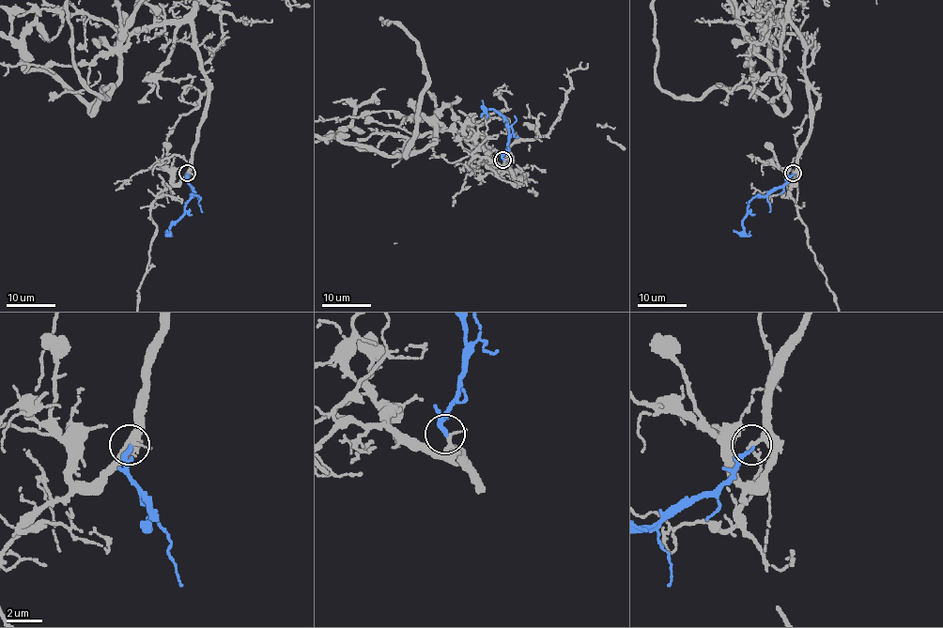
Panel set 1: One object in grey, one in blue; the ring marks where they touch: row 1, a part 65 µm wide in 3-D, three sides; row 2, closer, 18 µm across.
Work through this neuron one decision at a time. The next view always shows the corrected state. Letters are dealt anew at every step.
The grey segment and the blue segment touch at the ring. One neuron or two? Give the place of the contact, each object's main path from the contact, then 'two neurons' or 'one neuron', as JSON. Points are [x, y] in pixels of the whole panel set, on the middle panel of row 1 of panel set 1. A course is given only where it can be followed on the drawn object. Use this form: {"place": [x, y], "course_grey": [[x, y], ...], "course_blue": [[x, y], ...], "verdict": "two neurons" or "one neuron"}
{"place": [502, 160], "course_blue": [[503, 160], [502, 155], [508, 140], [508, 121], [492, 109], [485, 111], [486, 117]], "verdict": "one neuron"}

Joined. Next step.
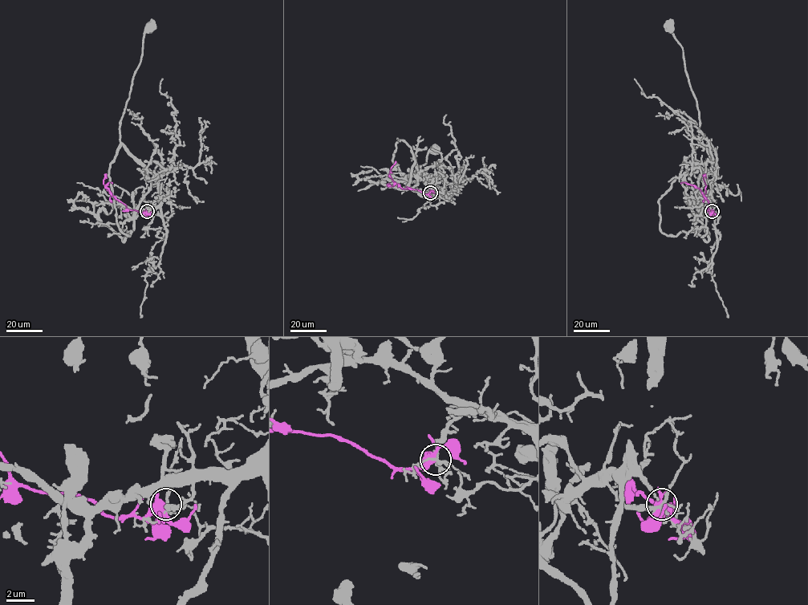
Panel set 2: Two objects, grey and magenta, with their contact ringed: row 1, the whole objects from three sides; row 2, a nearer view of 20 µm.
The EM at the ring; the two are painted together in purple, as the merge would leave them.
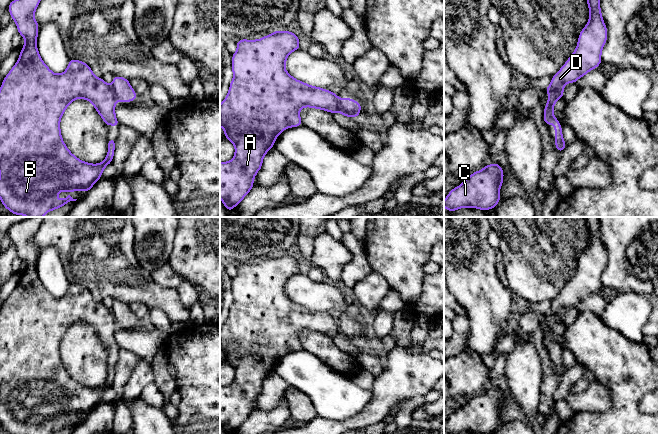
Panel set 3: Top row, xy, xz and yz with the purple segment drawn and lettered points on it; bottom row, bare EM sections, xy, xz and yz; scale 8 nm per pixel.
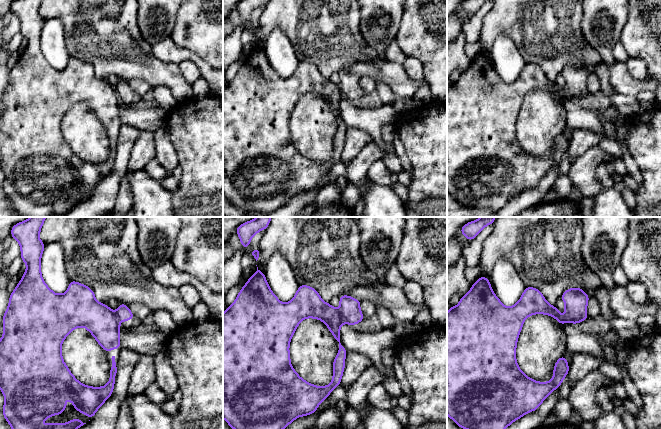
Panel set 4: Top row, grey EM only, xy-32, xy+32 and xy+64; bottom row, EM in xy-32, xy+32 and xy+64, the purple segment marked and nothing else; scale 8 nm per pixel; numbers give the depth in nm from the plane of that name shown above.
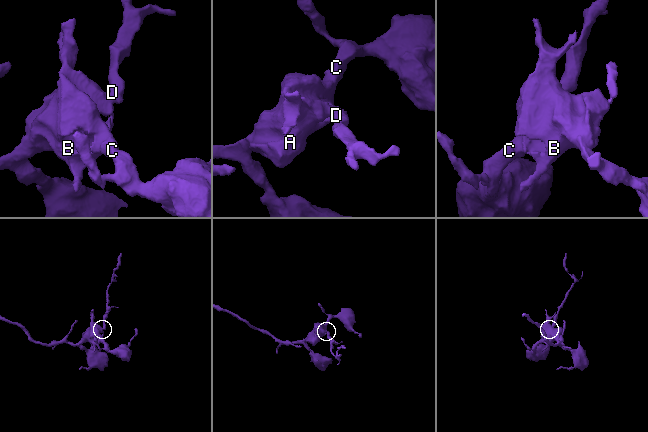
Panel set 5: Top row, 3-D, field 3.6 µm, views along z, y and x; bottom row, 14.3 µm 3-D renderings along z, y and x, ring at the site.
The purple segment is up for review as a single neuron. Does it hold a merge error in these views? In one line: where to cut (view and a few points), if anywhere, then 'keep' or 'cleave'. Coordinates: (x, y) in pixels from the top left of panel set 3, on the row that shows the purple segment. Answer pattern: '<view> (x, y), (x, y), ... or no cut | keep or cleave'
xy (110, 85), (117, 100) | cleave

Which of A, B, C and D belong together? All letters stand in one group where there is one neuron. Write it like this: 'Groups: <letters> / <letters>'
Groups: A B C / D

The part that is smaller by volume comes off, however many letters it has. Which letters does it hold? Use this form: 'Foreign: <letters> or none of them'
Foreign: D

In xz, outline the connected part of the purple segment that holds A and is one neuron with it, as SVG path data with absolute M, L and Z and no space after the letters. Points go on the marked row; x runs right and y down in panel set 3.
M275 31L258 40L237 41L237 51L232 55L233 80L228 94L220 105L220 126L225 135L235 146L235 156L229 162L220 163L220 199L228 211L239 204L254 186L253 179L261 169L264 155L274 147L277 136L285 129L302 125L299 111L303 107L312 107L339 112L339 98L329 90L314 87L296 80L285 69L288 55L300 49L299 38L289 31Z

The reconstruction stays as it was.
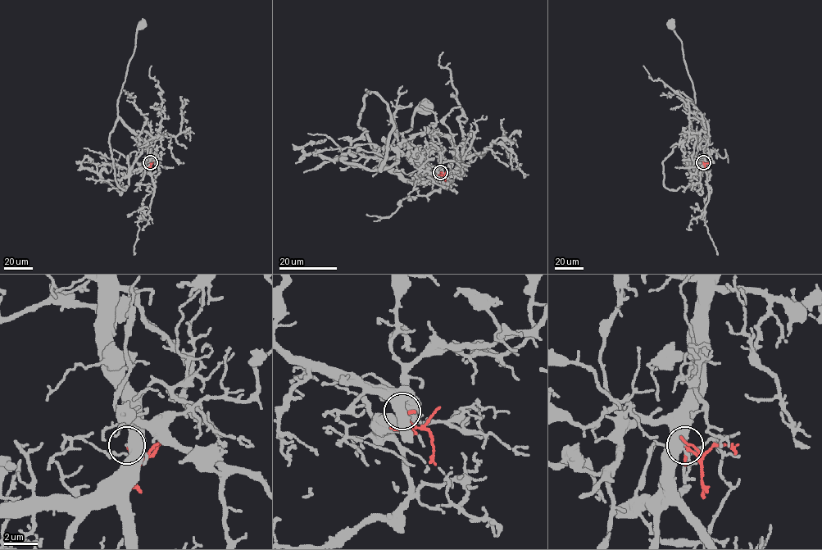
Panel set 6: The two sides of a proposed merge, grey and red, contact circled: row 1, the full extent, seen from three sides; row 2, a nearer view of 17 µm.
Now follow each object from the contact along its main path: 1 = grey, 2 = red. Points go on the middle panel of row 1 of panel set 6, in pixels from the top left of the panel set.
1: (440, 171), (430, 180), (404, 179), (375, 154), (380, 155), (411, 129), (413, 112), (424, 106)
2: (440, 171), (445, 177), (444, 181)

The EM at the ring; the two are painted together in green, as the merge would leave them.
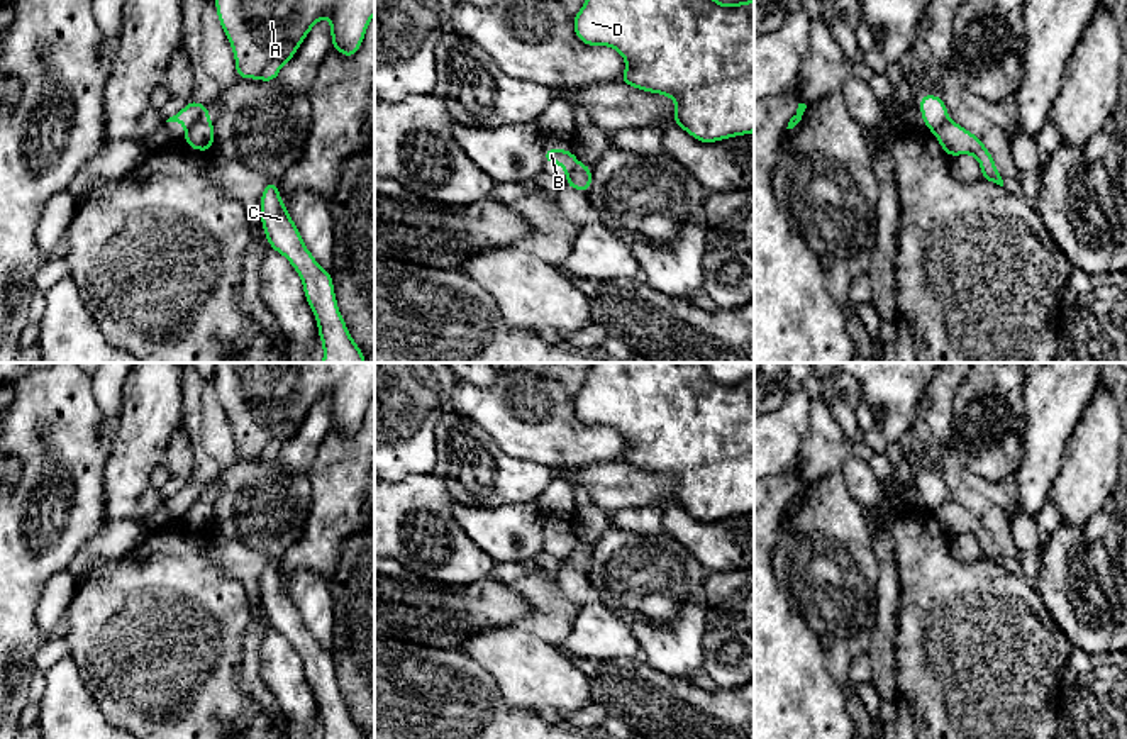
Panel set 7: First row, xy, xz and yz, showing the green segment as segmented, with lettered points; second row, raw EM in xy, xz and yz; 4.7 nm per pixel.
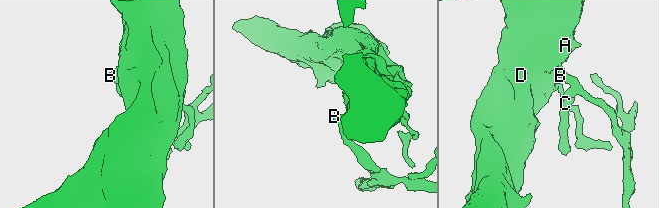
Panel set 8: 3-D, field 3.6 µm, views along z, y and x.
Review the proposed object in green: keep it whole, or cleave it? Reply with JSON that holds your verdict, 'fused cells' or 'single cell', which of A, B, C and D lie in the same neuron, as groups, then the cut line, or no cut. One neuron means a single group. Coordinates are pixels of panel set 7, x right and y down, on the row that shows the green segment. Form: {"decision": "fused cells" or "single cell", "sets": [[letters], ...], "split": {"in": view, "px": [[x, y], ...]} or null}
{"decision": "fused cells", "sets": [["A", "B", "D"], ["C"]], "split": {"in": "xy", "px": [[207, 114], [187, 131]]}}

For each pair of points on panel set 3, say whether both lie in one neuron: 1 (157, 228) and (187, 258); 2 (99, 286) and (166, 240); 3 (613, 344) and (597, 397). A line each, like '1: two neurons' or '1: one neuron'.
1: two neurons
2: two neurons
3: two neurons

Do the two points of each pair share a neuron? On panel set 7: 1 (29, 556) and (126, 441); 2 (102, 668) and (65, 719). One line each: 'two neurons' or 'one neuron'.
1: two neurons
2: two neurons

